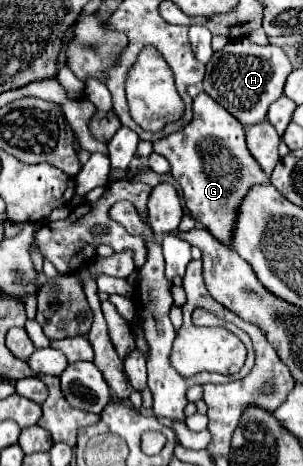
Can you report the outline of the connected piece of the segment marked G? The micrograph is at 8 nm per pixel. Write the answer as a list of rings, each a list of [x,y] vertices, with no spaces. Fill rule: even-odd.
[[[207,94],[193,100],[193,120],[177,134],[153,142],[157,154],[163,154],[171,164],[173,178],[181,184],[185,204],[191,216],[201,222],[217,240],[233,244],[233,230],[239,202],[251,186],[269,184],[269,176],[257,166],[257,160],[245,146],[245,130],[223,106],[211,102]],[[213,138],[213,140],[207,140]]]

